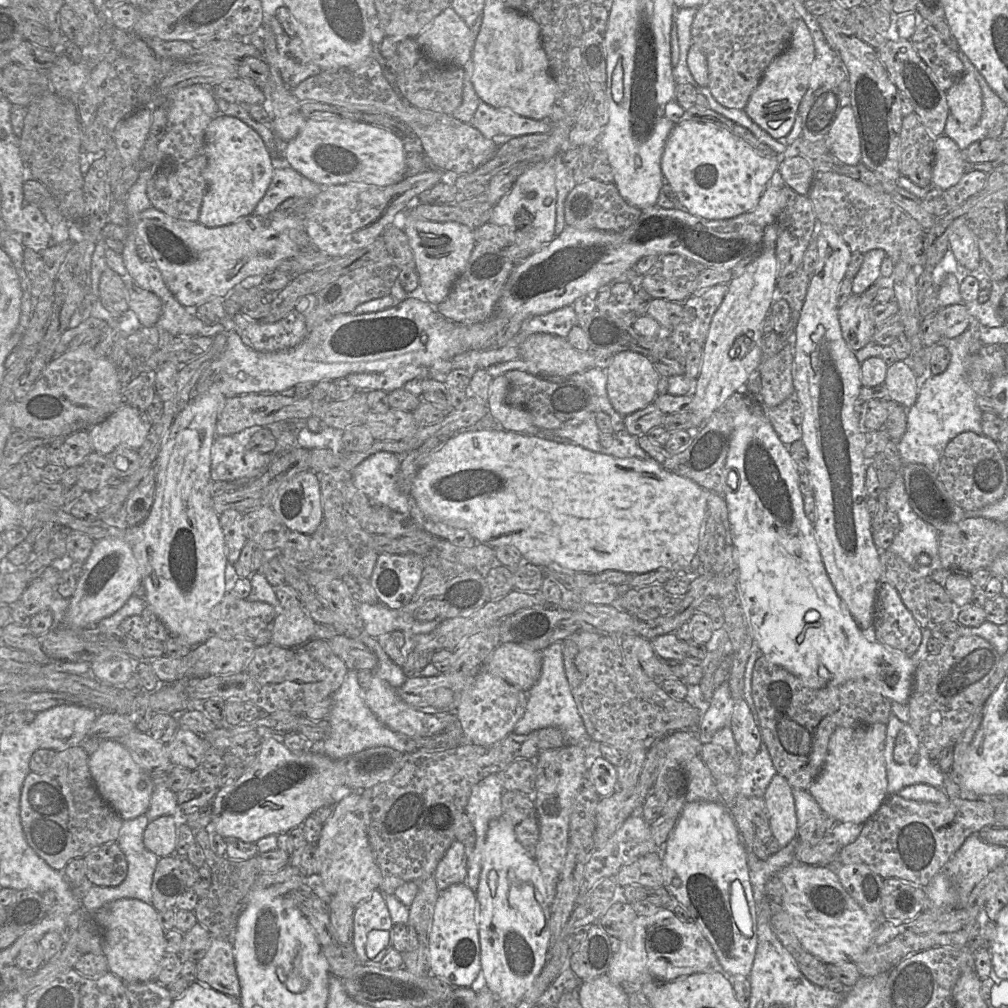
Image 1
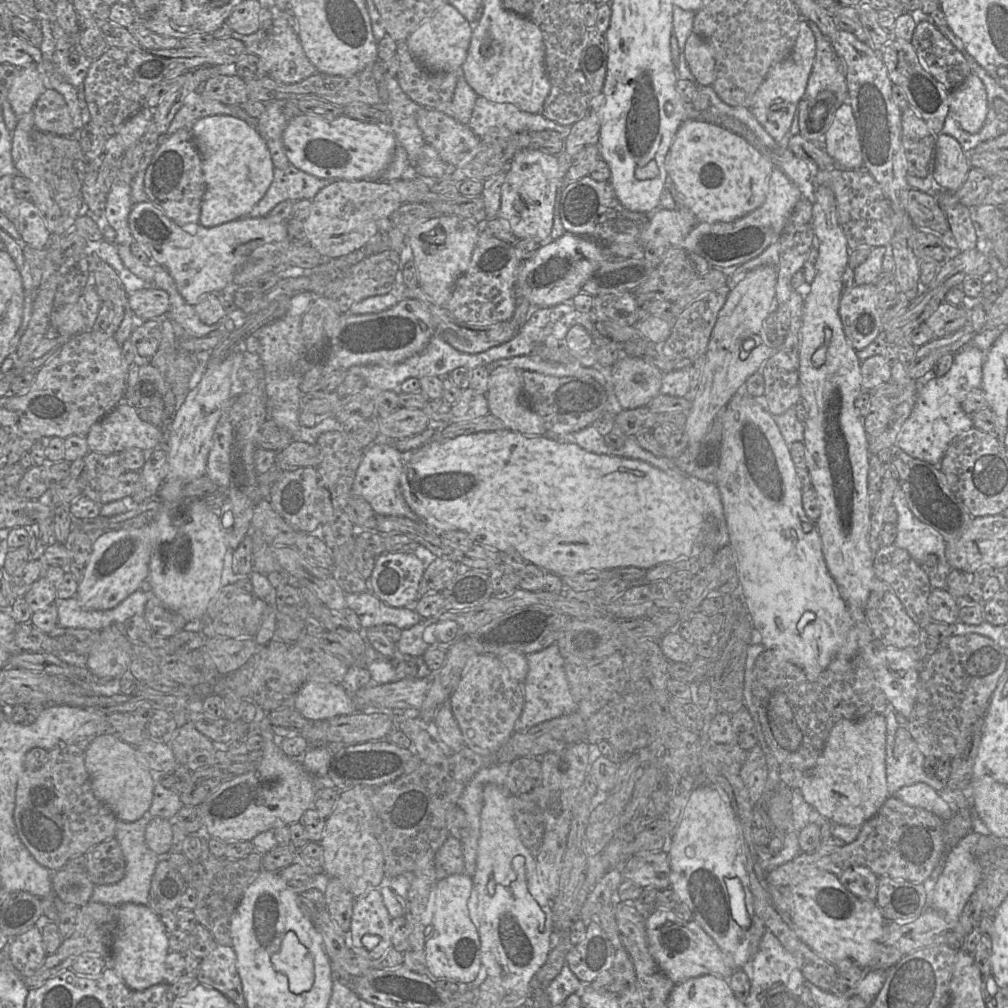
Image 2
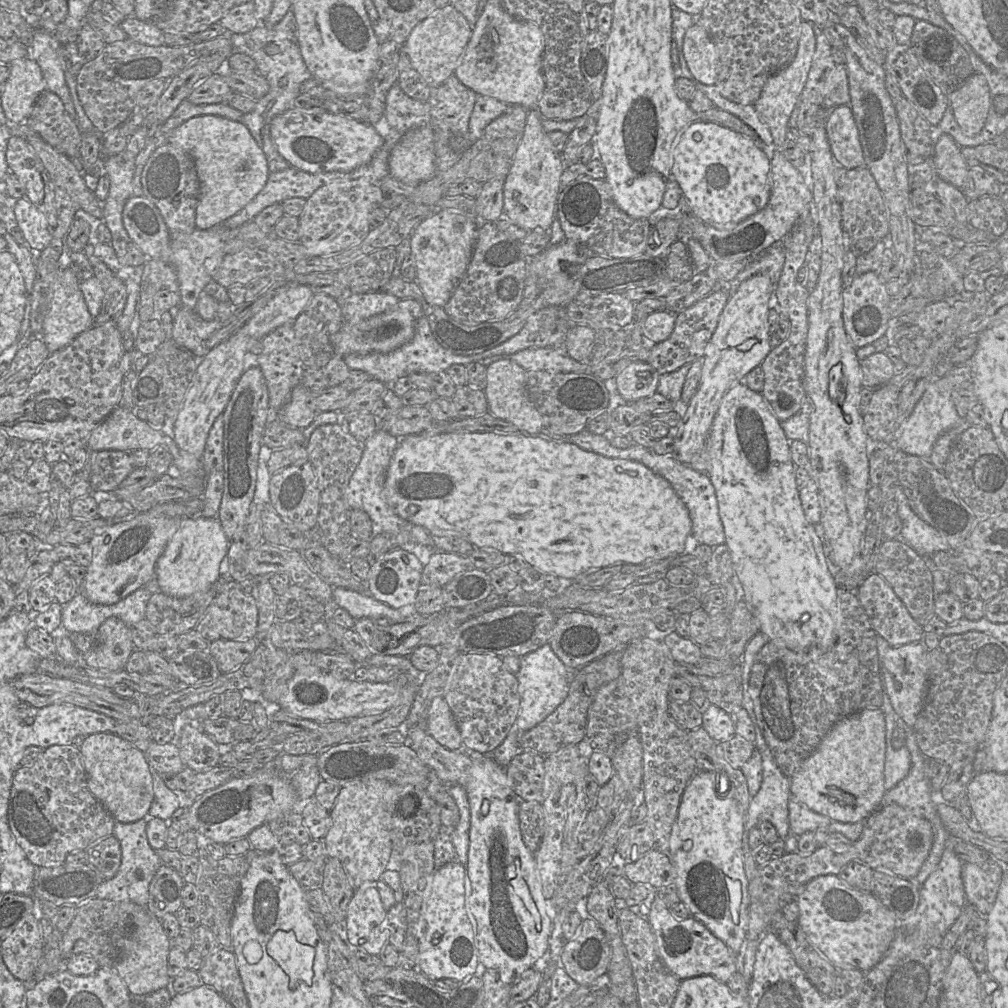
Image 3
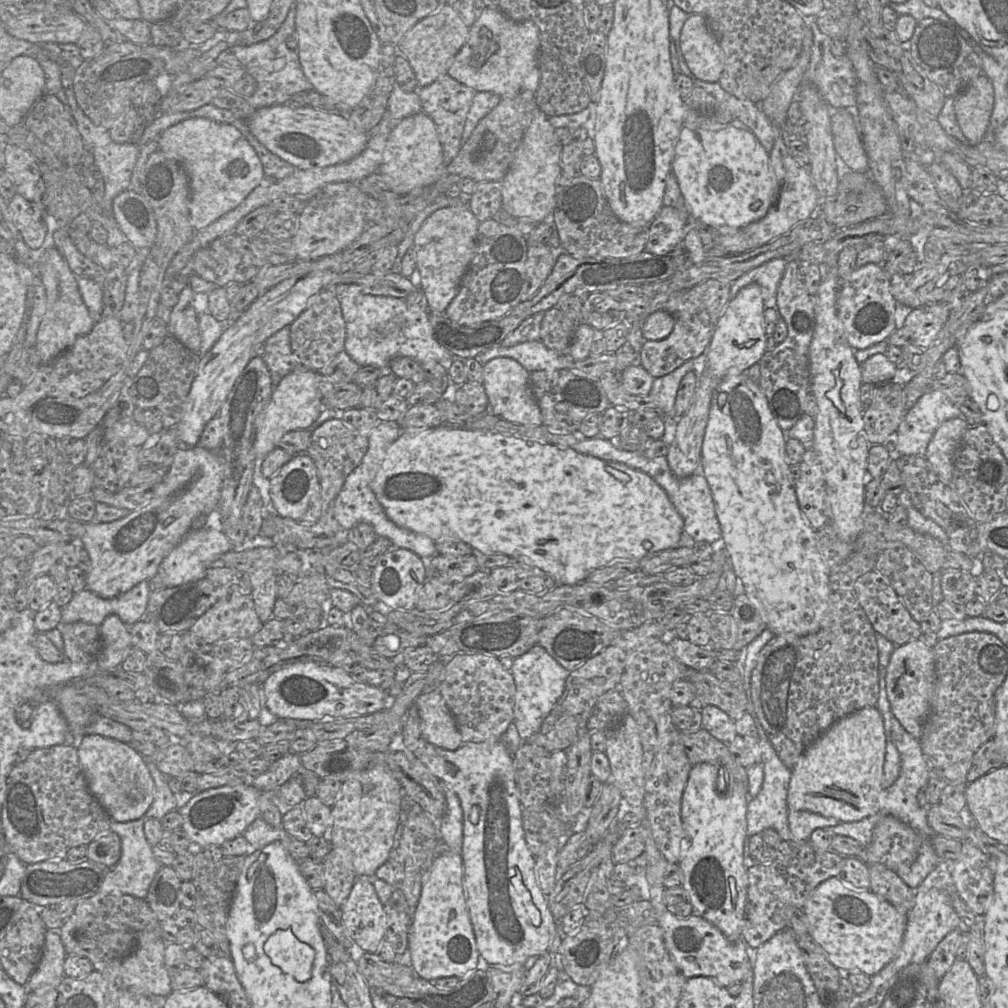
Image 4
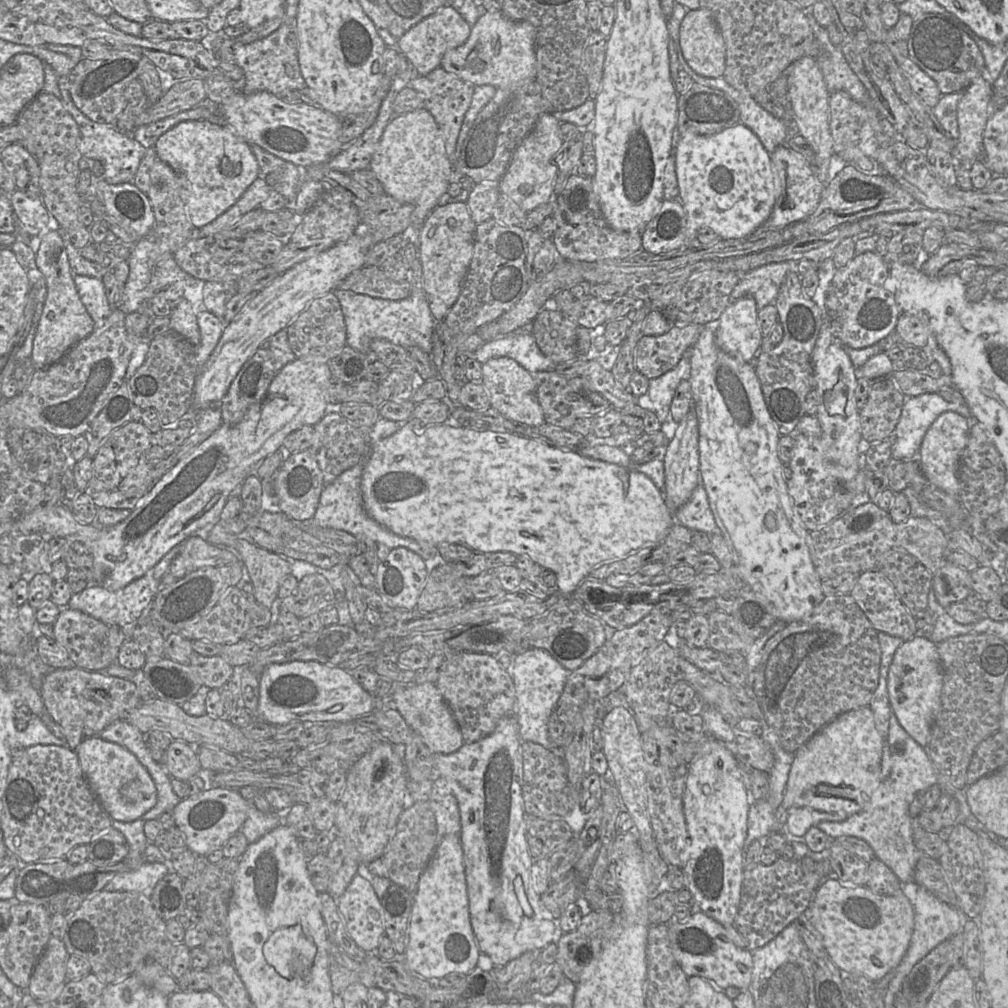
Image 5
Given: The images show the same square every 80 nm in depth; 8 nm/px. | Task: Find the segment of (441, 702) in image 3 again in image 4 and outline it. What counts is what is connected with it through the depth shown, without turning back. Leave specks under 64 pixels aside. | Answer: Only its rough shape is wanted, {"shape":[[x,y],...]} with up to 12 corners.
{"shape":[[440,691],[415,700],[424,739],[447,750],[463,741]]}

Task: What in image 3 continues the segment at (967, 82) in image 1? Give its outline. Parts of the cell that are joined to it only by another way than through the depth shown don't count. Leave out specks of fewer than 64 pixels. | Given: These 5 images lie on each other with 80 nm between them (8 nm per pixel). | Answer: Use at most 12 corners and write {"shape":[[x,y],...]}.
{"shape":[[974,73],[948,95],[967,136],[985,125],[990,89]]}

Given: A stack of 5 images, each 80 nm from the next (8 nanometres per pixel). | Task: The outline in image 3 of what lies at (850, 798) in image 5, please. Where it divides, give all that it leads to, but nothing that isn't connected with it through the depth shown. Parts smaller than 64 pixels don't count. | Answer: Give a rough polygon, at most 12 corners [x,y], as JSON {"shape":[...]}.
{"shape":[[880,708],[837,721],[791,777],[800,803],[864,822],[884,793]]}

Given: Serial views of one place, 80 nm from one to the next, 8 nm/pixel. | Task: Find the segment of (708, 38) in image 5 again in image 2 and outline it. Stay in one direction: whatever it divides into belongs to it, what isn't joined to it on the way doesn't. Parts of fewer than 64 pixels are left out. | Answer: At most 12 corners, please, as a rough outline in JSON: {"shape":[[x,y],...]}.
{"shape":[[695,32],[685,57],[696,84],[712,86],[715,59],[711,46]]}

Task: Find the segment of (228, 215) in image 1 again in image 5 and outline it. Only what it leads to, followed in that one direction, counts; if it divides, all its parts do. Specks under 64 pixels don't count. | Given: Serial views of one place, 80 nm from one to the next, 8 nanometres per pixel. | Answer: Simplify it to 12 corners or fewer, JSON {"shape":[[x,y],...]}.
{"shape":[[182,121],[157,158],[178,176],[190,223],[227,211],[259,177],[226,125]]}

